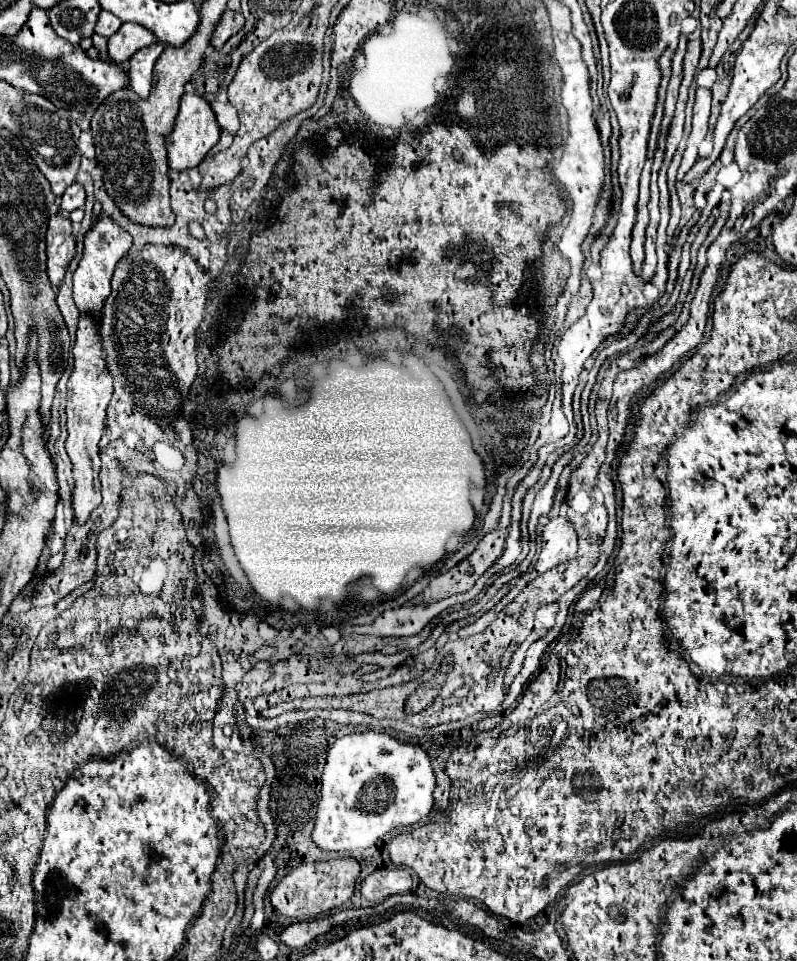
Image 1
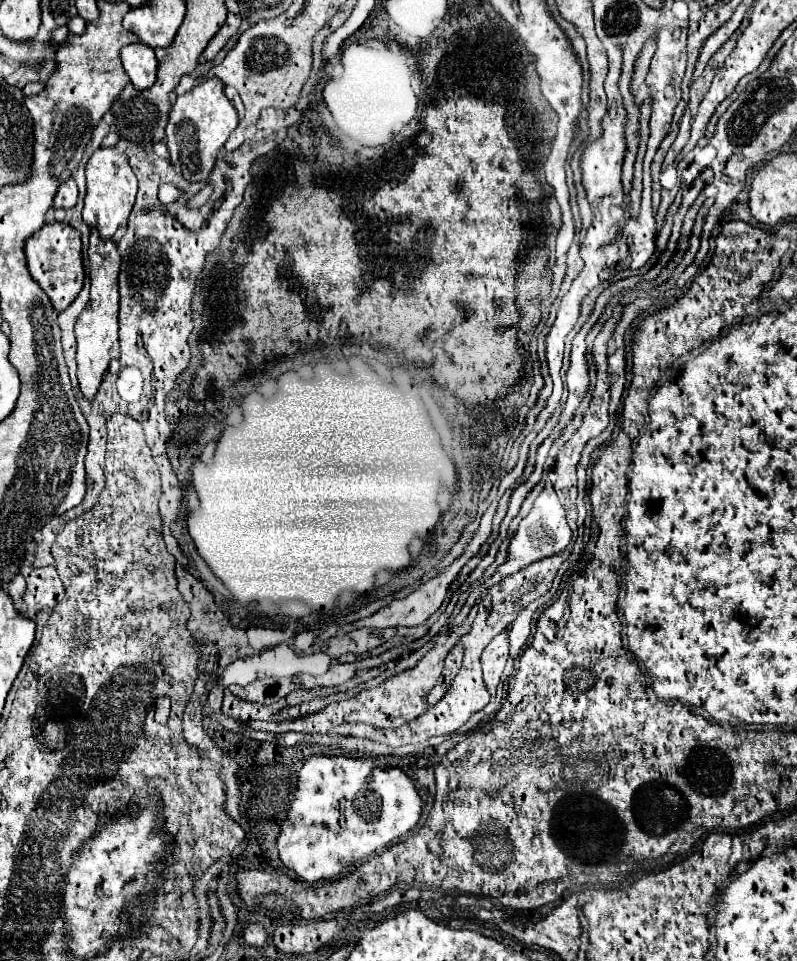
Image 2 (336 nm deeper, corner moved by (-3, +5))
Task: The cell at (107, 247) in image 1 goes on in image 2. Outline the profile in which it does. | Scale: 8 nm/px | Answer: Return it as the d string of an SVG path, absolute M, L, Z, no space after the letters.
M100 147L98 151L94 151L94 155L86 163L86 197L82 211L86 225L96 227L102 239L112 239L116 229L128 223L136 191L138 179L132 173L132 167L124 151L116 151L114 147Z

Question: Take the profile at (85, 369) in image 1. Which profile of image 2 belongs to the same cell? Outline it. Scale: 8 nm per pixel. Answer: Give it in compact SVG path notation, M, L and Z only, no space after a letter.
M90 227L90 301L86 309L80 313L76 323L76 339L78 339L78 381L80 389L86 395L86 399L92 399L102 383L102 377L110 365L112 359L120 357L120 345L118 345L118 273L122 257L118 253L118 247L112 239L104 241L100 239L98 231Z

